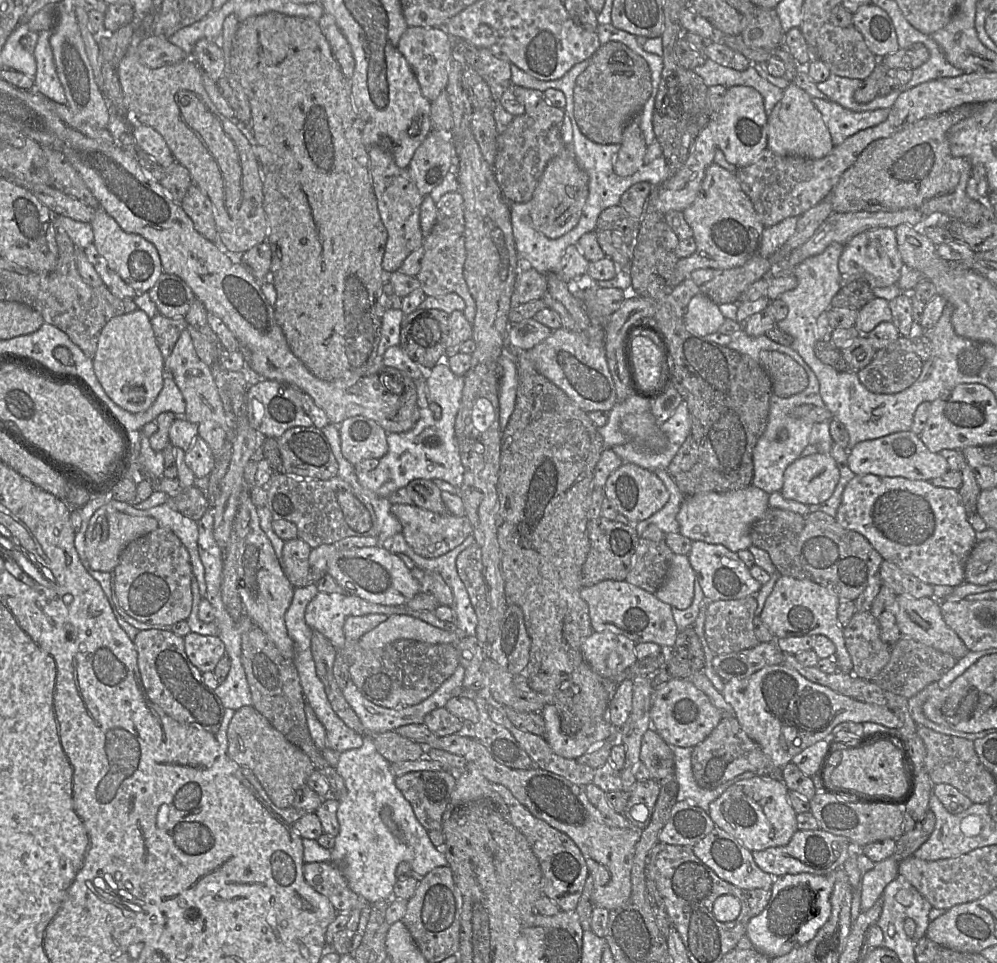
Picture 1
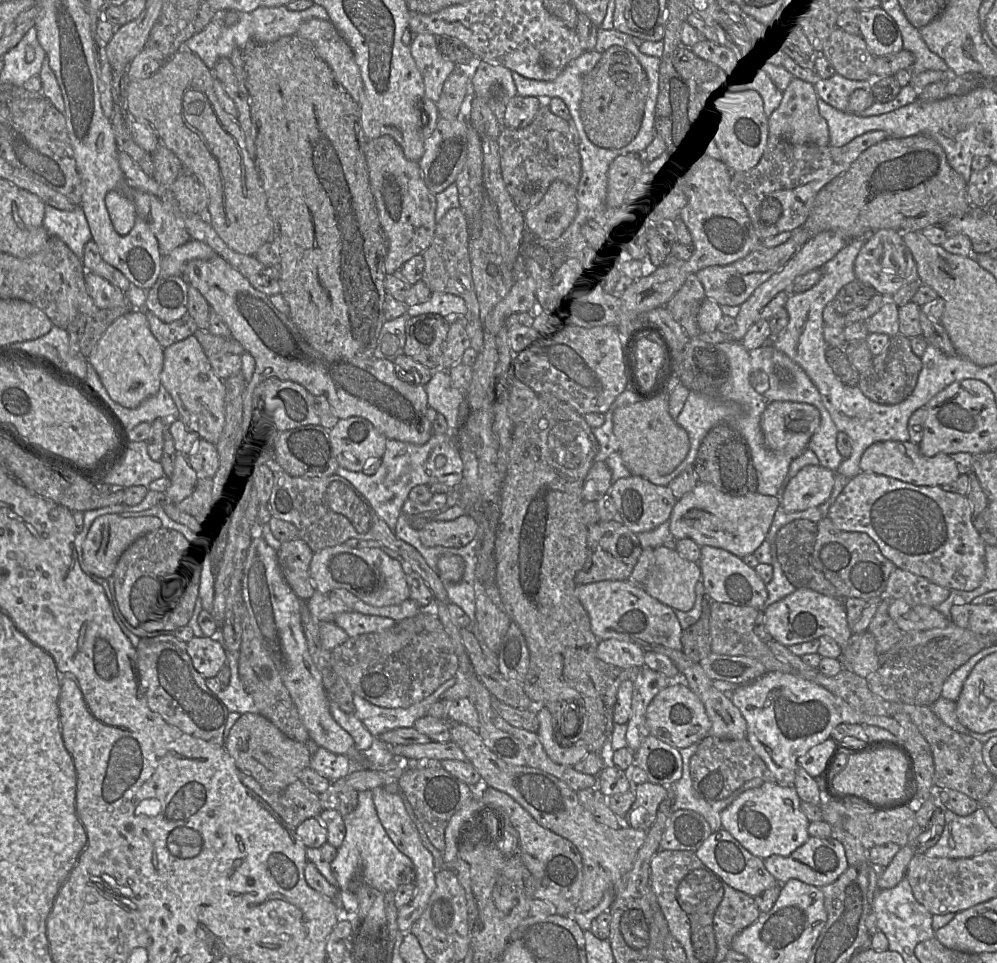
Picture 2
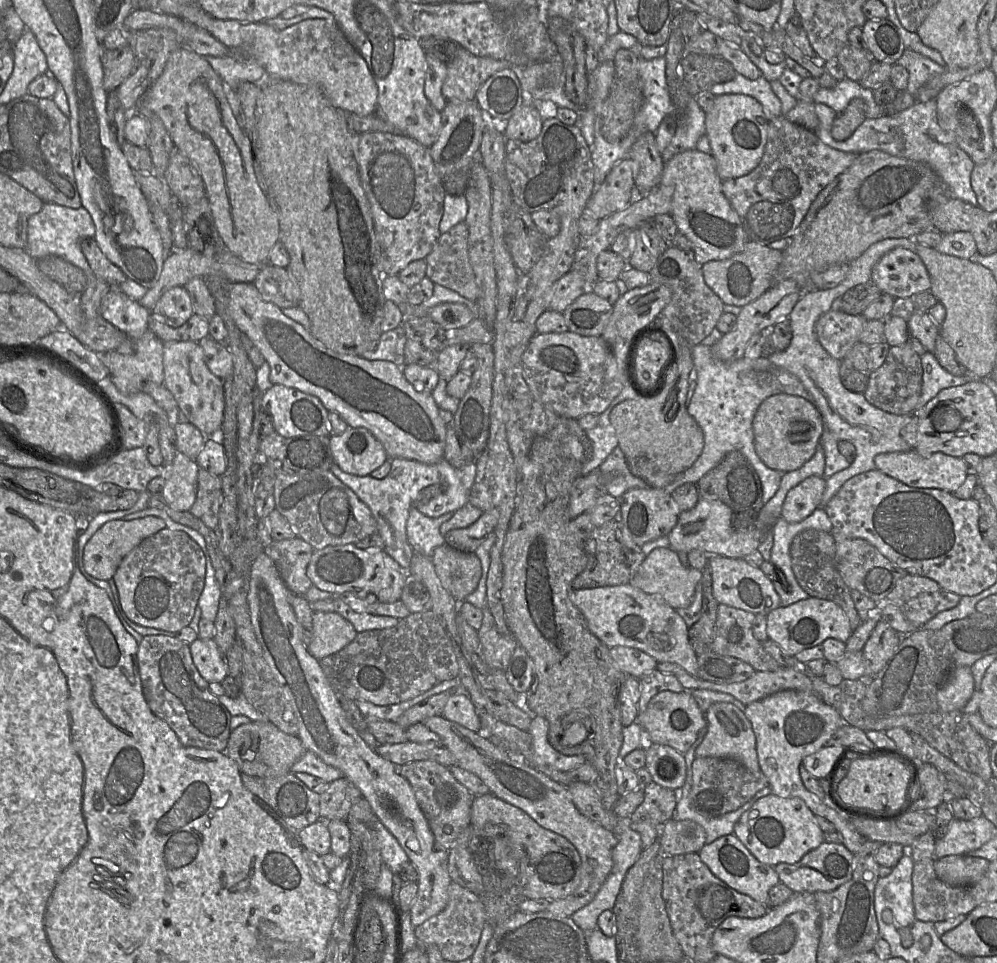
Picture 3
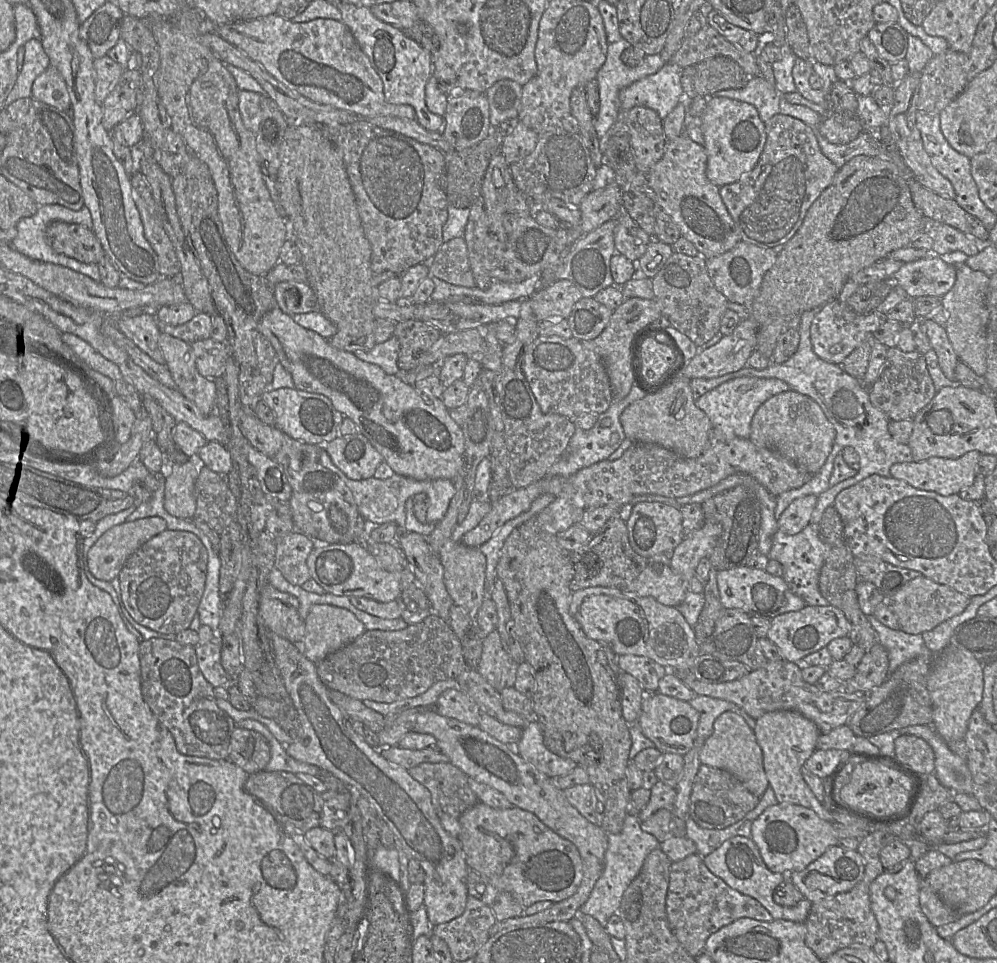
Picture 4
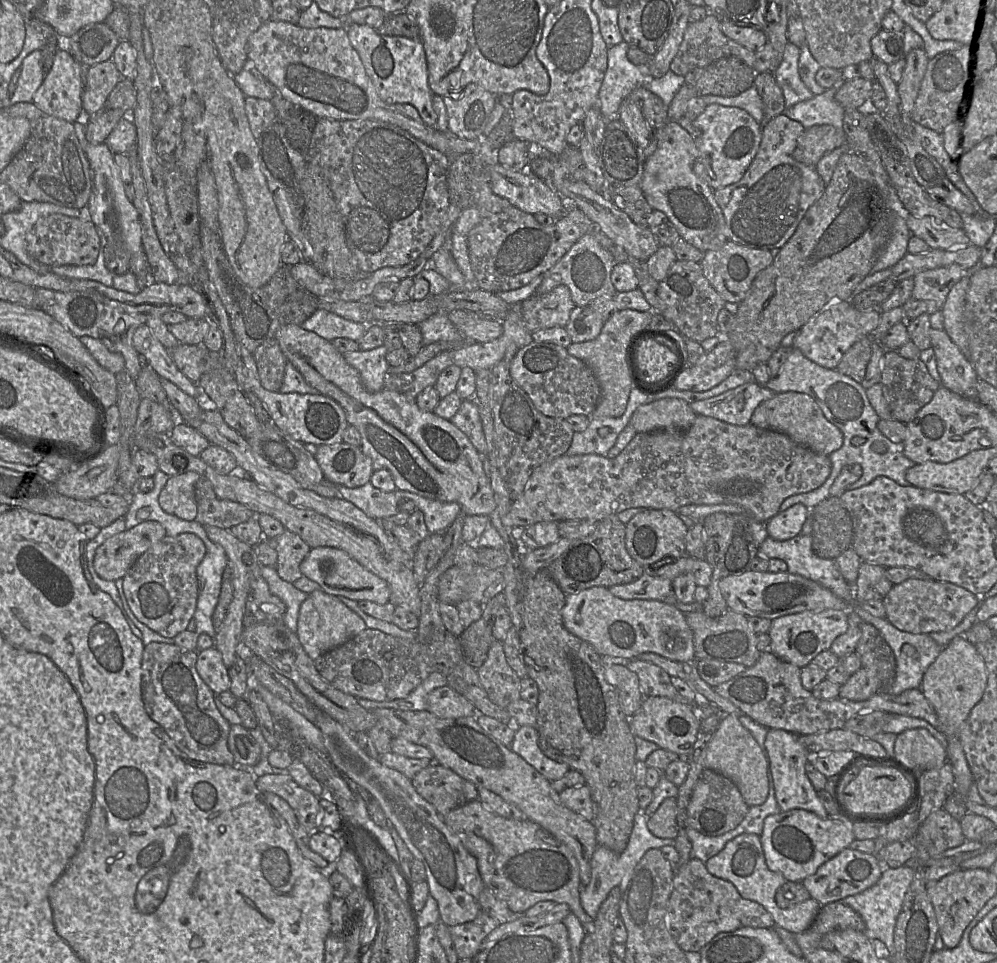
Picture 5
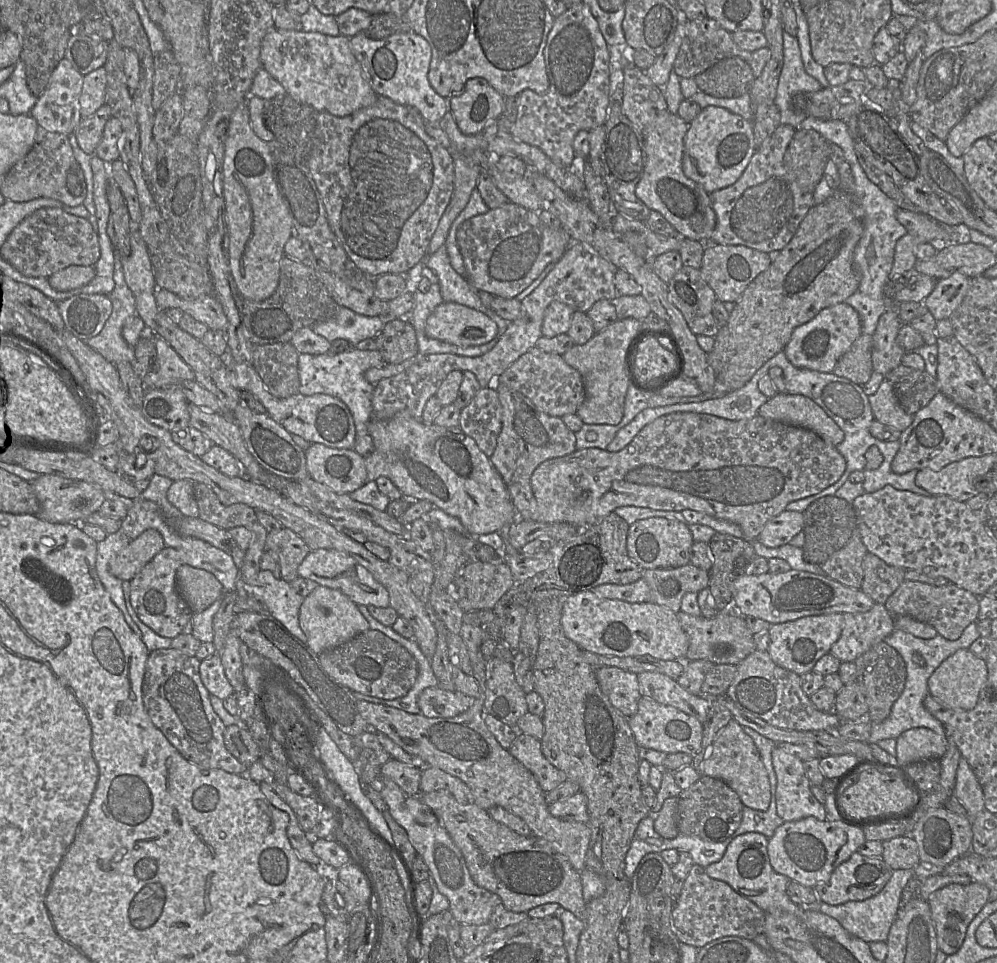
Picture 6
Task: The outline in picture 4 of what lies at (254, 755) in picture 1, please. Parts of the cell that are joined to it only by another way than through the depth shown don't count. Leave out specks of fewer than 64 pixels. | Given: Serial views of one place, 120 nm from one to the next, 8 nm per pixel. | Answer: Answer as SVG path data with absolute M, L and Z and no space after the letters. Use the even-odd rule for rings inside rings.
M235 727L231 734L228 759L247 774L263 771L270 760L270 747L258 732Z

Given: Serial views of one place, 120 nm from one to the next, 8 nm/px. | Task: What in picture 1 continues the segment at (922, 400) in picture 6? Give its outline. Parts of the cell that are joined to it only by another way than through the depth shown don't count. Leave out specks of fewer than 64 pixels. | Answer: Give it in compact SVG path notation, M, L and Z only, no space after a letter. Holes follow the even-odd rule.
M900 336L887 347L876 351L870 364L857 371L857 376L865 388L873 393L896 394L910 387L918 379L922 366L923 361L913 350L911 339Z

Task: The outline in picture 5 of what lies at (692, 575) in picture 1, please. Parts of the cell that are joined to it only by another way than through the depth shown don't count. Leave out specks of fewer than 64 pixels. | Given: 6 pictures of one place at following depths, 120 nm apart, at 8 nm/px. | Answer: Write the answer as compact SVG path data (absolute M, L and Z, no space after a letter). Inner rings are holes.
M646 571L639 579L628 584L609 587L609 591L624 600L669 601L674 595L673 581Z

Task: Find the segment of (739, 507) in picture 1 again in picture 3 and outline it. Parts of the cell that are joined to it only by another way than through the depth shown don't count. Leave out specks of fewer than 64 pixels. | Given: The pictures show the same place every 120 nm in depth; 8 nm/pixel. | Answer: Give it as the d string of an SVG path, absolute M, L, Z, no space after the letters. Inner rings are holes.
M700 498L694 508L680 513L676 526L668 535L670 539L670 548L678 553L688 553L691 550L698 549L705 551L709 555L721 555L729 558L743 559L751 552L757 550L766 536L768 526L764 525L762 520L759 519L760 513L755 525L749 524L746 527L736 525L733 522L733 514L730 507L719 500L706 500Z

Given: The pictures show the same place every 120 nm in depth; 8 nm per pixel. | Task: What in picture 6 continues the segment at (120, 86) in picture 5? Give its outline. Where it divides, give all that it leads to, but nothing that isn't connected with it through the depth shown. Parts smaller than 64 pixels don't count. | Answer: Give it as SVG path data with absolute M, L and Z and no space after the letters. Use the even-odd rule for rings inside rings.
M102 105L96 113L80 121L74 130L79 147L92 155L101 141L106 122L112 117L109 105Z

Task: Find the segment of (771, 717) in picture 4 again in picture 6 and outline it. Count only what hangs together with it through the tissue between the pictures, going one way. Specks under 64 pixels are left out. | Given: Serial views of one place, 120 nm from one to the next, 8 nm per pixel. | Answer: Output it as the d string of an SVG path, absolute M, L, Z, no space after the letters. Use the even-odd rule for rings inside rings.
M775 744L772 763L777 778L776 806L779 817L784 822L809 816L826 820L825 805L812 793L803 761Z

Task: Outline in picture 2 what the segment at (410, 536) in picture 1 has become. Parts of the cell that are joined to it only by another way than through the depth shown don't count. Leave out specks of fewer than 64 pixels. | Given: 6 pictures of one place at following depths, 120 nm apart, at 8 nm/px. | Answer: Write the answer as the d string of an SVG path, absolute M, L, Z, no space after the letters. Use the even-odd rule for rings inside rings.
M463 515L452 521L429 519L419 530L419 538L426 547L461 548L469 544L477 532L476 521Z

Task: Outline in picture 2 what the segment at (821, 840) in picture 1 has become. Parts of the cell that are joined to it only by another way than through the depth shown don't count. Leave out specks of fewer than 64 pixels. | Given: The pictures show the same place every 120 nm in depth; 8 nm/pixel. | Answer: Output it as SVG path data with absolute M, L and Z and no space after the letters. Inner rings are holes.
M809 837L789 856L771 855L765 858L763 863L780 884L797 879L819 888L834 882L849 867L843 845L832 837Z

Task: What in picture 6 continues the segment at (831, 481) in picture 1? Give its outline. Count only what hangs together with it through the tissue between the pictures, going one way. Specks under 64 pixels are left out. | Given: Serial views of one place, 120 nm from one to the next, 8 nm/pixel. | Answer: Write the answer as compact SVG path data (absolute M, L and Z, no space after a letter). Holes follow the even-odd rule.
M785 510L767 522L757 540L770 548L780 547L790 543L803 527L803 513Z

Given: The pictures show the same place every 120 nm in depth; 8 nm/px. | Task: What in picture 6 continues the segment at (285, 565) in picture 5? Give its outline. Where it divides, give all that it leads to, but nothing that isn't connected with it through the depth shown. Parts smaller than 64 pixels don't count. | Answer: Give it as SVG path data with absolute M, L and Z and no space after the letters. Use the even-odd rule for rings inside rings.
M283 527L267 534L265 551L277 560L281 579L291 584L298 577L298 567L311 549L300 536Z

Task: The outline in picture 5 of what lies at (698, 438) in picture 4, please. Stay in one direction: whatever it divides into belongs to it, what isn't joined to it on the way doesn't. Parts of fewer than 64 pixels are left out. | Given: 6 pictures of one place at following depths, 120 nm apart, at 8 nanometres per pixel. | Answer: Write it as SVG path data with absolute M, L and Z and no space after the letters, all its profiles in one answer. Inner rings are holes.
M663 398L639 406L628 425L637 433L655 430L686 431L694 423L697 414L690 405L679 398Z

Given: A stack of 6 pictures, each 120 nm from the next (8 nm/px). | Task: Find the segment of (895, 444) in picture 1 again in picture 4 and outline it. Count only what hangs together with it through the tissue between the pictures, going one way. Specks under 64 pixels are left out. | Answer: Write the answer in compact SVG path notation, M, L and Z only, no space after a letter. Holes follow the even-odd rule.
M970 451L957 459L931 457L924 461L896 463L891 466L890 475L914 488L942 496L958 494L973 483L981 455Z

